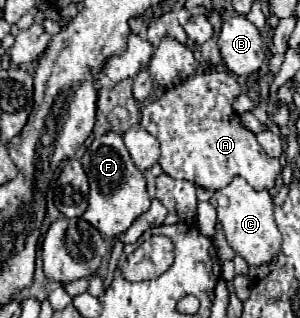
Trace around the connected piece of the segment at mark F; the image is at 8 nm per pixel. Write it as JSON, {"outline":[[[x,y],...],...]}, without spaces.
{"outline":[[[106,133],[94,139],[82,157],[82,167],[90,183],[88,211],[82,215],[82,219],[92,223],[102,235],[122,235],[144,211],[148,211],[150,195],[146,191],[146,179],[132,163],[132,157],[118,133]]]}

